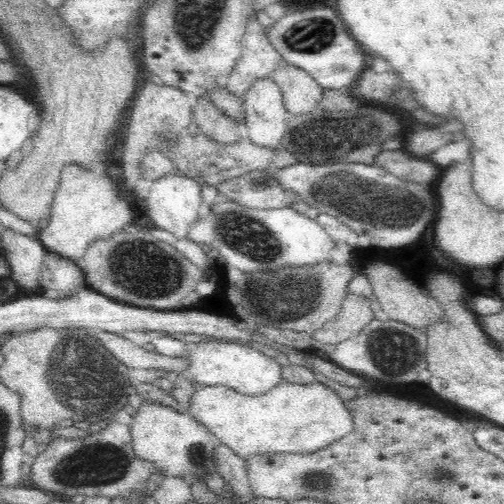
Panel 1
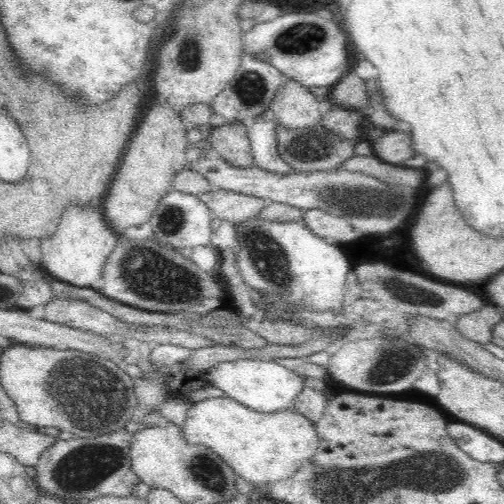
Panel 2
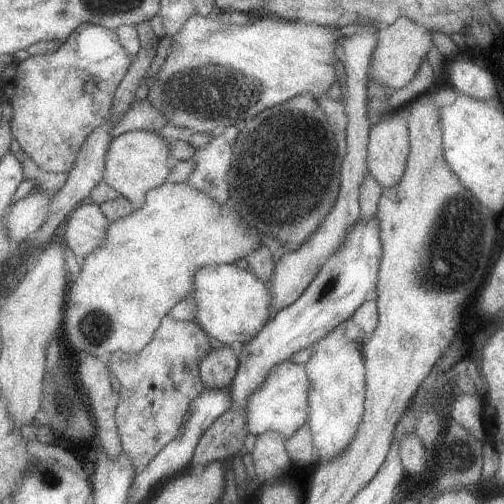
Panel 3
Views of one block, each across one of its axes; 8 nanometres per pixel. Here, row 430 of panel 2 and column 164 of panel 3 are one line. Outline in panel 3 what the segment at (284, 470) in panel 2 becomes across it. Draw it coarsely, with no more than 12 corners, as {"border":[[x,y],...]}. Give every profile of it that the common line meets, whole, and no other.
{"border":[[149,190],[81,260],[75,358],[137,354],[201,268],[261,248],[229,202]]}

